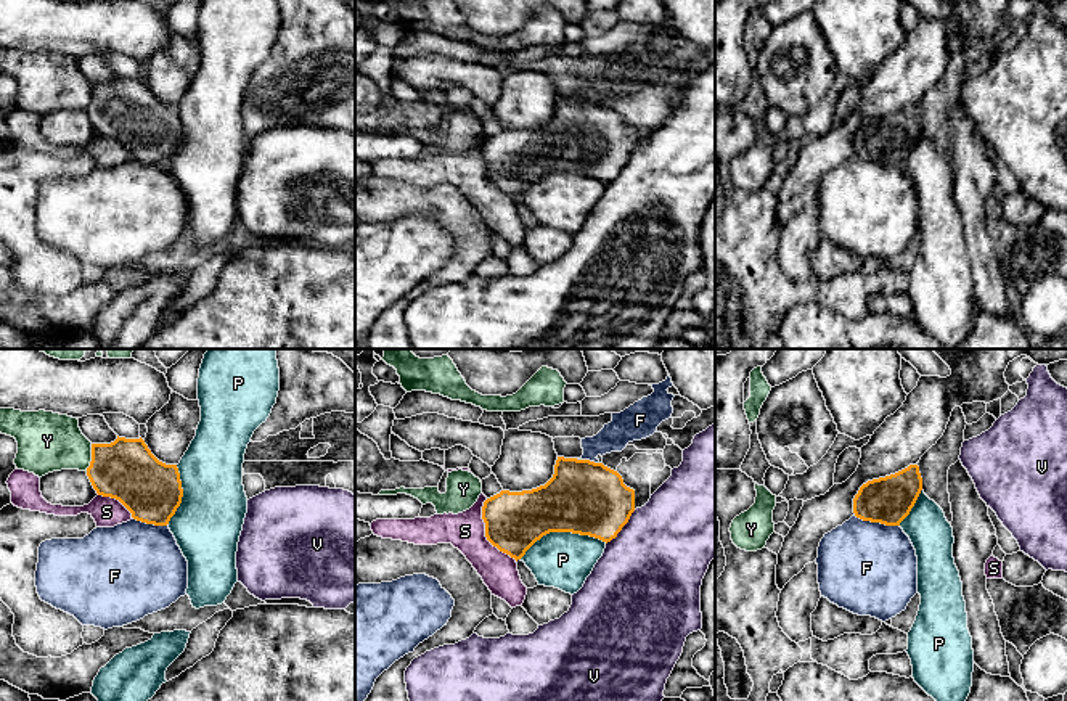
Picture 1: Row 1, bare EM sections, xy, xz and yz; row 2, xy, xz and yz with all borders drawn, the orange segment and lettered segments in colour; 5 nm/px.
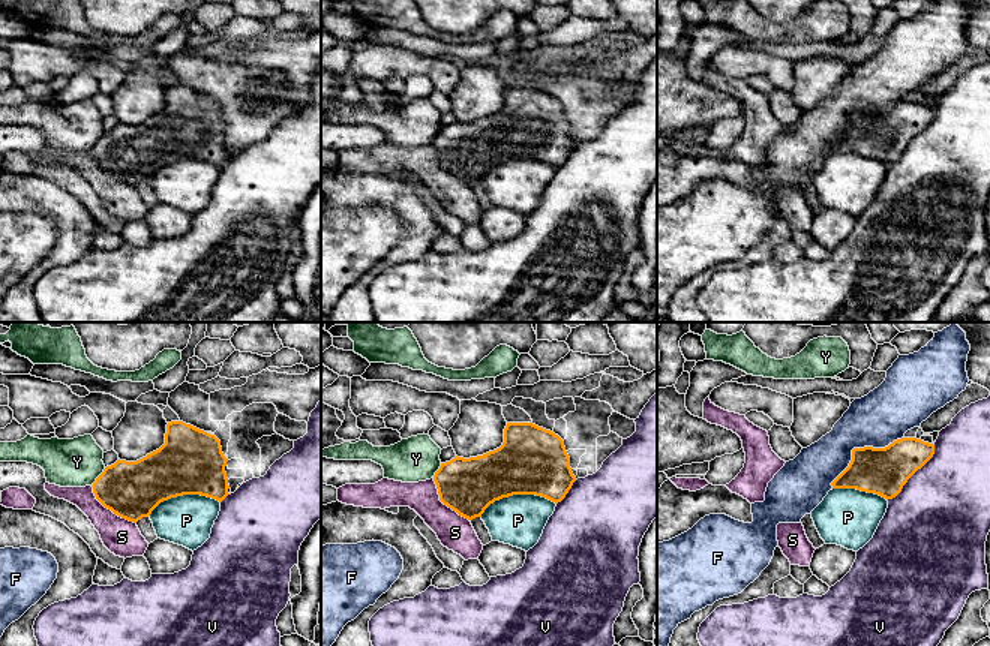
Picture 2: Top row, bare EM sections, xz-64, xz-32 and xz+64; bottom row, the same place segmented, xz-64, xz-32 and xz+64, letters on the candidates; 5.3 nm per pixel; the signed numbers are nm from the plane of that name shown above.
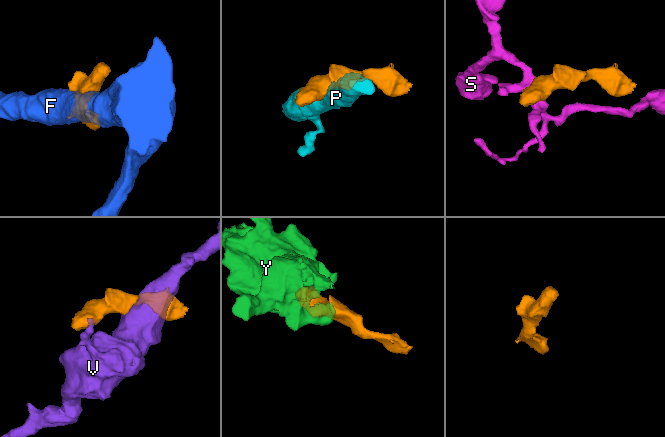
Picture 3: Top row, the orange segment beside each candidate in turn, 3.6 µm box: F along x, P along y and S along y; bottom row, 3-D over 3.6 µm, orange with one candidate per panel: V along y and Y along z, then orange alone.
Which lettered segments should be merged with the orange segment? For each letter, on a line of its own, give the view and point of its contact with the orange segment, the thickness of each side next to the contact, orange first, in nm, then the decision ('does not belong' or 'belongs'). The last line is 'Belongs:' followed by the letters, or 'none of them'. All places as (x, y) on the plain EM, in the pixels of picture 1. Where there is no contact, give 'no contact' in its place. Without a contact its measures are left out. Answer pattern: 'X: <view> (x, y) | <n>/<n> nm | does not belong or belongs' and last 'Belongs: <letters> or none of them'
F: yz (878, 161) | 240/460 nm | does not belong
P: xz (563, 171) | 360/280 nm | does not belong
S: xz (486, 174) | 300/190 nm | does not belong
V: xz (622, 166) | 360/480 nm | does not belong
Y: xy (92, 97) | 300/300 nm | does not belong
Belongs: none of them

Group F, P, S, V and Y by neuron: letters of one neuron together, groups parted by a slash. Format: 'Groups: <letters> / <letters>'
Groups: F / P / S / V / Y

